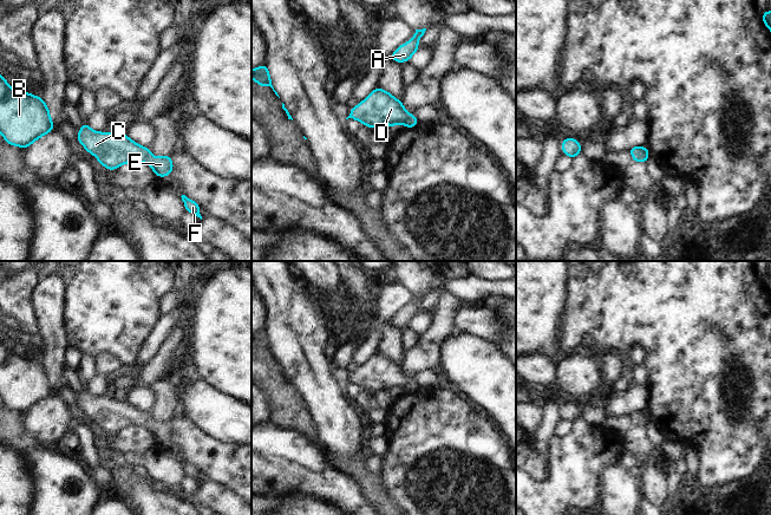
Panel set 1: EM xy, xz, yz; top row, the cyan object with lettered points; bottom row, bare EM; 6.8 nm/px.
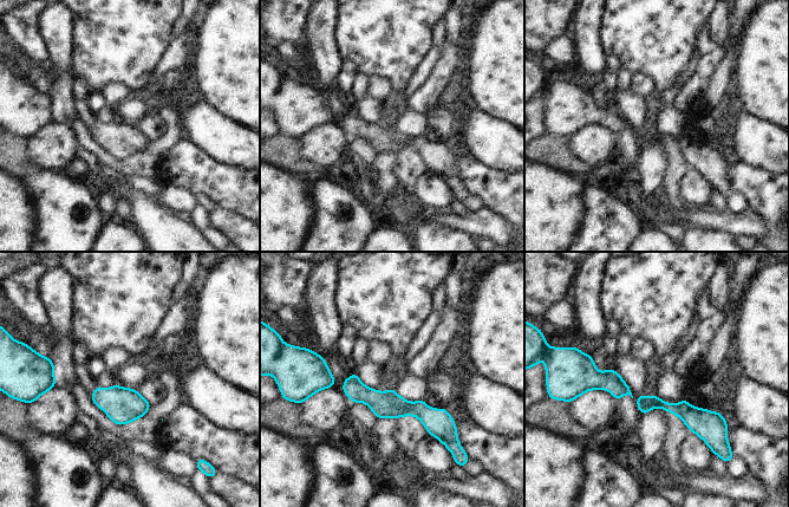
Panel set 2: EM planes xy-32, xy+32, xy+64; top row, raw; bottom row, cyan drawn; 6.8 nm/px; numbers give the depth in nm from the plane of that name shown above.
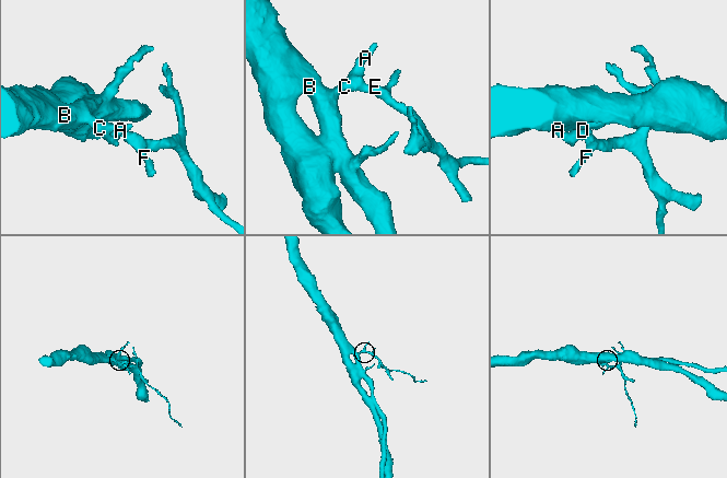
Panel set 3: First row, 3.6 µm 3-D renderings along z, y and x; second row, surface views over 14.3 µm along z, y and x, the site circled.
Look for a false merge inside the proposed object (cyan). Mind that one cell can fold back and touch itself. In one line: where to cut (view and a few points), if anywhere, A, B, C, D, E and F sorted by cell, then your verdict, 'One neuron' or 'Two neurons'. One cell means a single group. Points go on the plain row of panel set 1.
No split. Groups: A B C D E F. One neuron.

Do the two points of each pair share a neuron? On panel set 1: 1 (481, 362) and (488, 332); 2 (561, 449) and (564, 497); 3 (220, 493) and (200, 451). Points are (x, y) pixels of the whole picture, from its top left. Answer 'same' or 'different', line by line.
1: different
2: same
3: different

